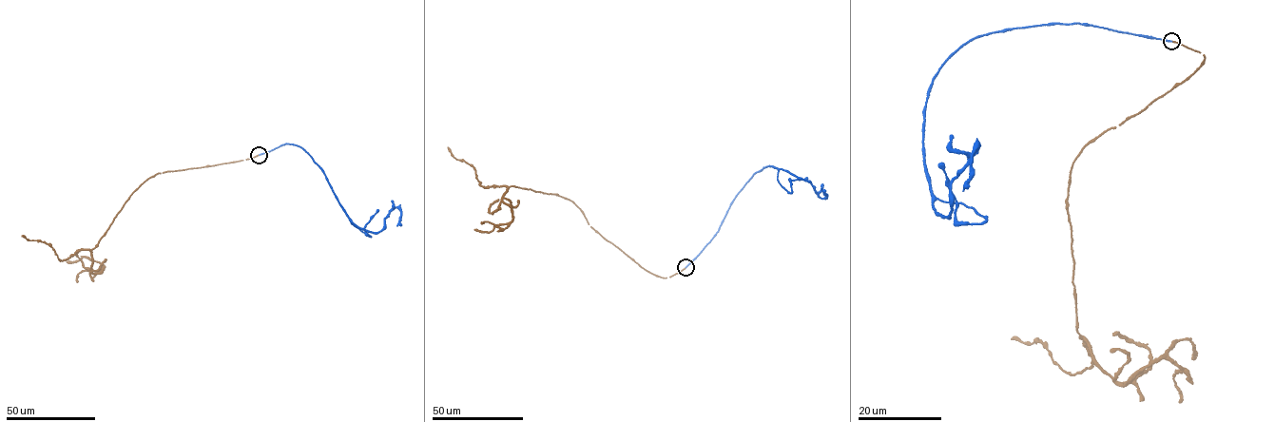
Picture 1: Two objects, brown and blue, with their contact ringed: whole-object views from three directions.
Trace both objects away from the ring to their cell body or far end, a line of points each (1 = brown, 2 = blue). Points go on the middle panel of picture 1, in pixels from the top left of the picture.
1: (685, 267), (657, 277), (569, 199), (531, 189), (506, 190), (511, 221), (473, 229)
2: (685, 267), (718, 231), (746, 182), (767, 165), (810, 182), (815, 192), (824, 198), (821, 188)

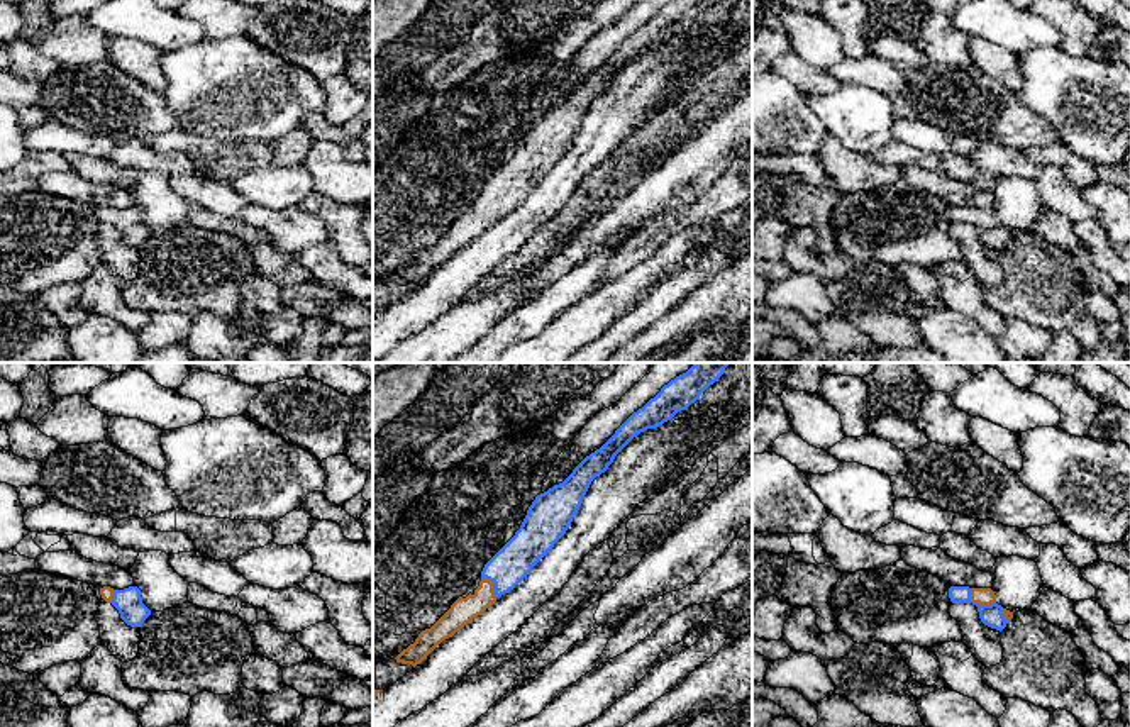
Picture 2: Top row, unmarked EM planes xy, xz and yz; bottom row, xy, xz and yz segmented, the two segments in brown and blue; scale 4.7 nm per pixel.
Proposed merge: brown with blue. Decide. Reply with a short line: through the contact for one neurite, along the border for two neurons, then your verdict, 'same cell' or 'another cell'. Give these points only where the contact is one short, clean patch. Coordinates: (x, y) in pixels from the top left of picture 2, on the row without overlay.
line yz (978, 216), (978, 222), (990, 236); same cell

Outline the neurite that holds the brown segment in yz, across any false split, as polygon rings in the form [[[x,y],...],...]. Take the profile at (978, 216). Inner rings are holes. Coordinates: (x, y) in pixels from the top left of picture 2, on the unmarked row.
[[[950,207],[949,219],[952,224],[976,225],[981,242],[1000,253],[1013,239],[1013,232],[996,224],[996,215],[991,208]]]

